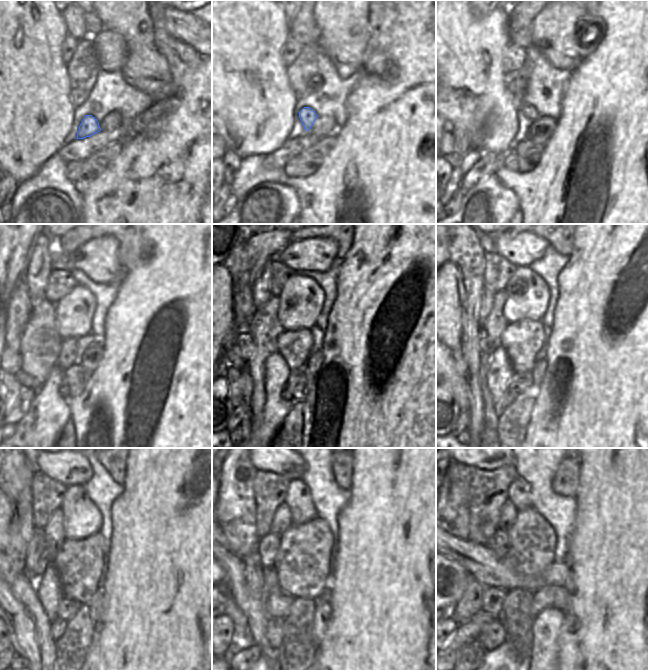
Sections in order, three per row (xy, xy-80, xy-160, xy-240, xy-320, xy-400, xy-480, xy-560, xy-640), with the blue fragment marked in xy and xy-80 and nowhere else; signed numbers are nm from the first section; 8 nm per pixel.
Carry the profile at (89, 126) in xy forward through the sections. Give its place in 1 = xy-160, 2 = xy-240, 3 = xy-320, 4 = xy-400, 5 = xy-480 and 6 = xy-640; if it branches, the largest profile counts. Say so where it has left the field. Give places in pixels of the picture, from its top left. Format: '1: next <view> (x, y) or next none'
1: next xy-160 (517, 86)
2: next xy-240 (74, 312)
3: next xy-320 (301, 300)
4: next xy-400 (528, 295)
5: next xy-480 (81, 518)
6: next xy-640 (519, 492)

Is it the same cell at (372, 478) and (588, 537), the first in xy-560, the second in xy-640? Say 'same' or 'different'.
same

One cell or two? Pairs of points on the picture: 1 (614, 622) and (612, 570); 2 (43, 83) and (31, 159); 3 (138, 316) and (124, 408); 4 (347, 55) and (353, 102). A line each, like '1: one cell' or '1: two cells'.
1: one cell
2: one cell
3: one cell
4: two cells

